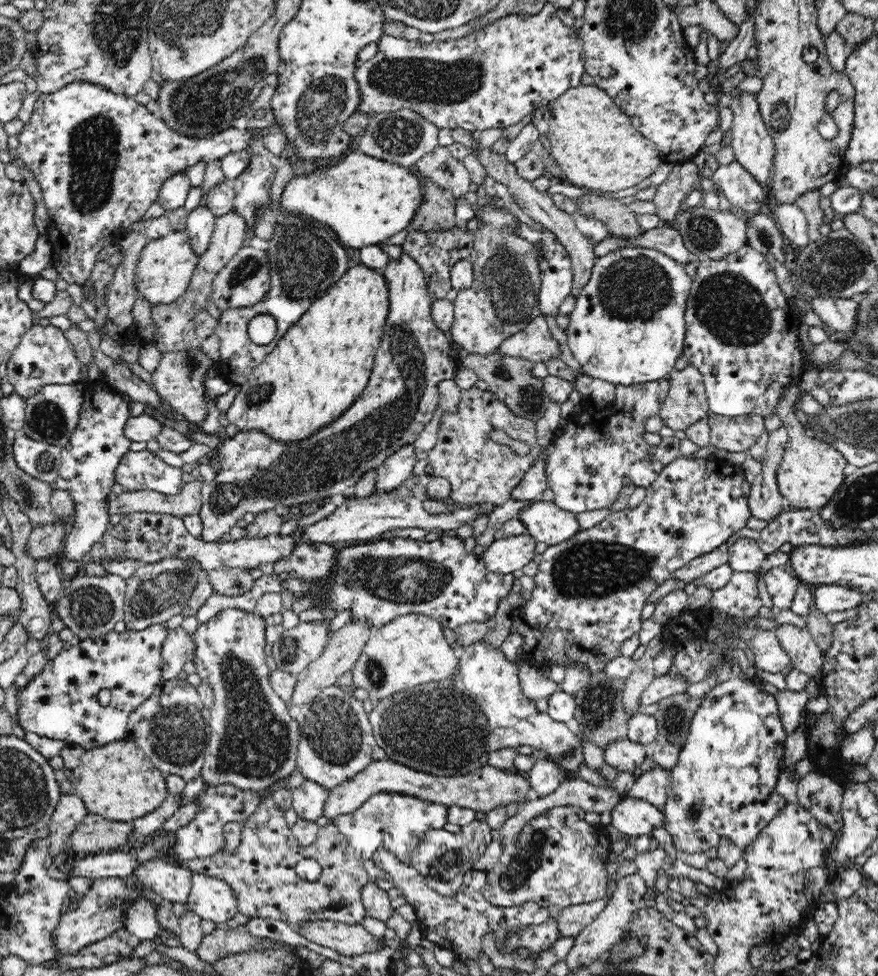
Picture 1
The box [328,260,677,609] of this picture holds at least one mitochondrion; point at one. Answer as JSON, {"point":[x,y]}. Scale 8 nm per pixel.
{"point":[592,569]}

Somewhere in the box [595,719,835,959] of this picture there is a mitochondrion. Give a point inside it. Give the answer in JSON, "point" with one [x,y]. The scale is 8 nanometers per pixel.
{"point":[694,809]}

